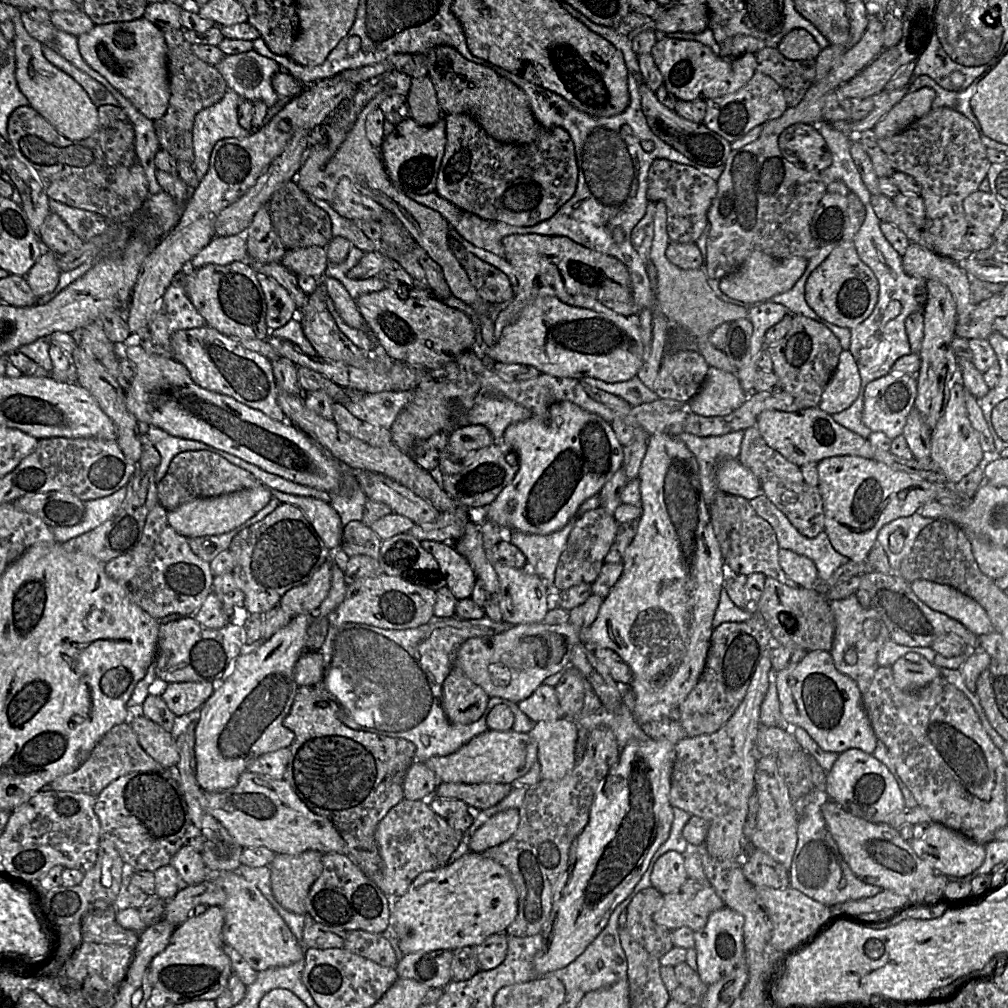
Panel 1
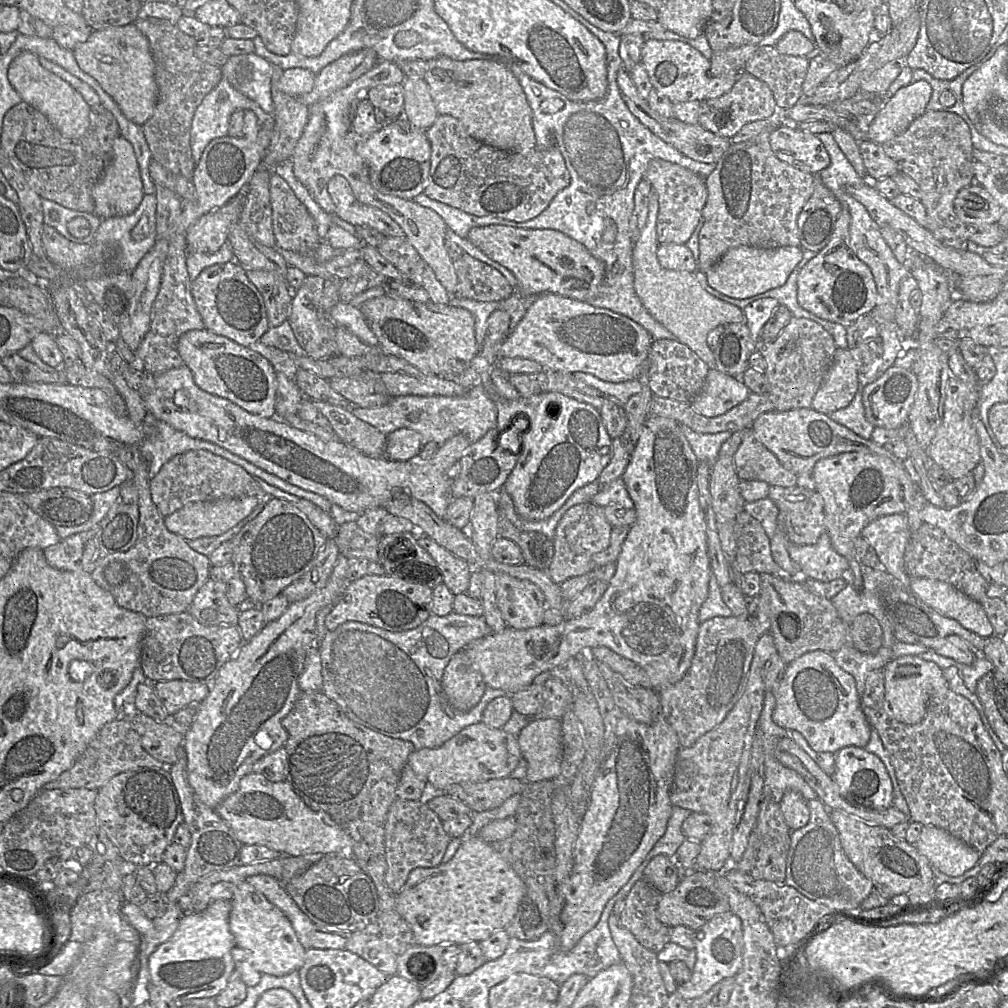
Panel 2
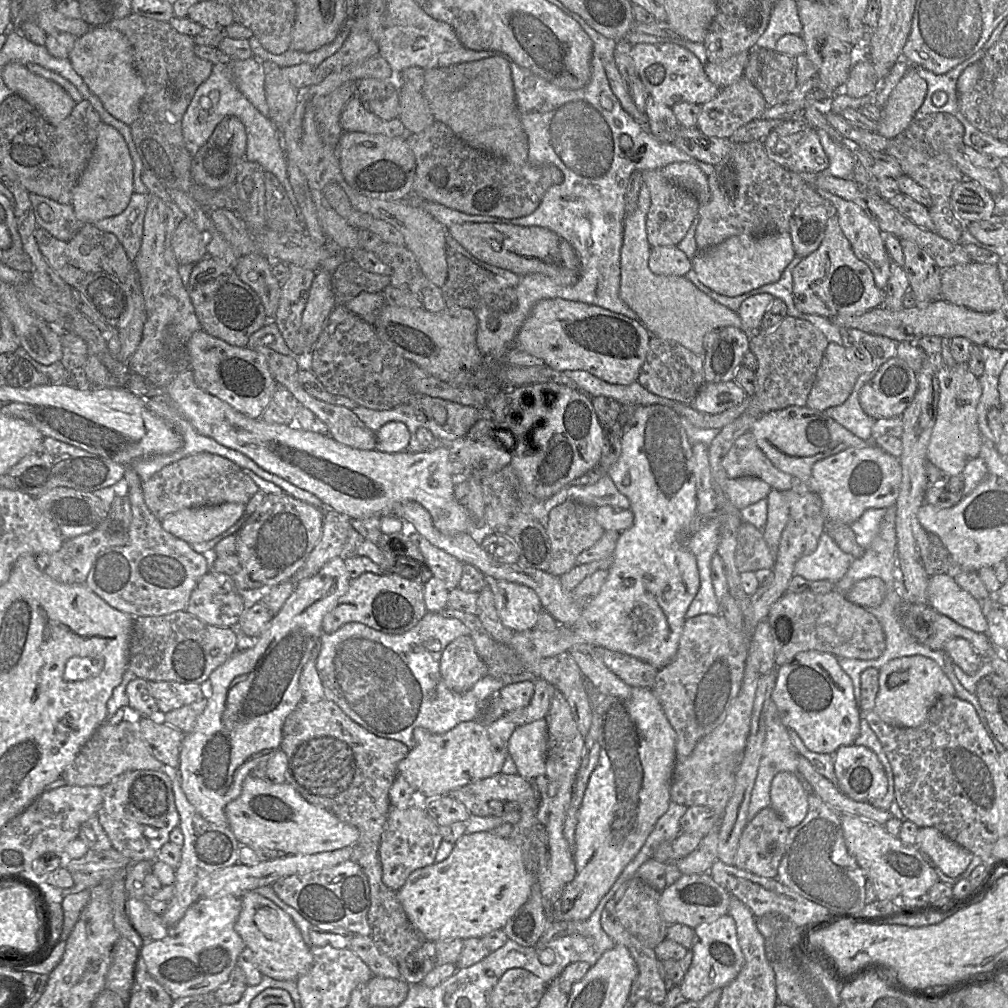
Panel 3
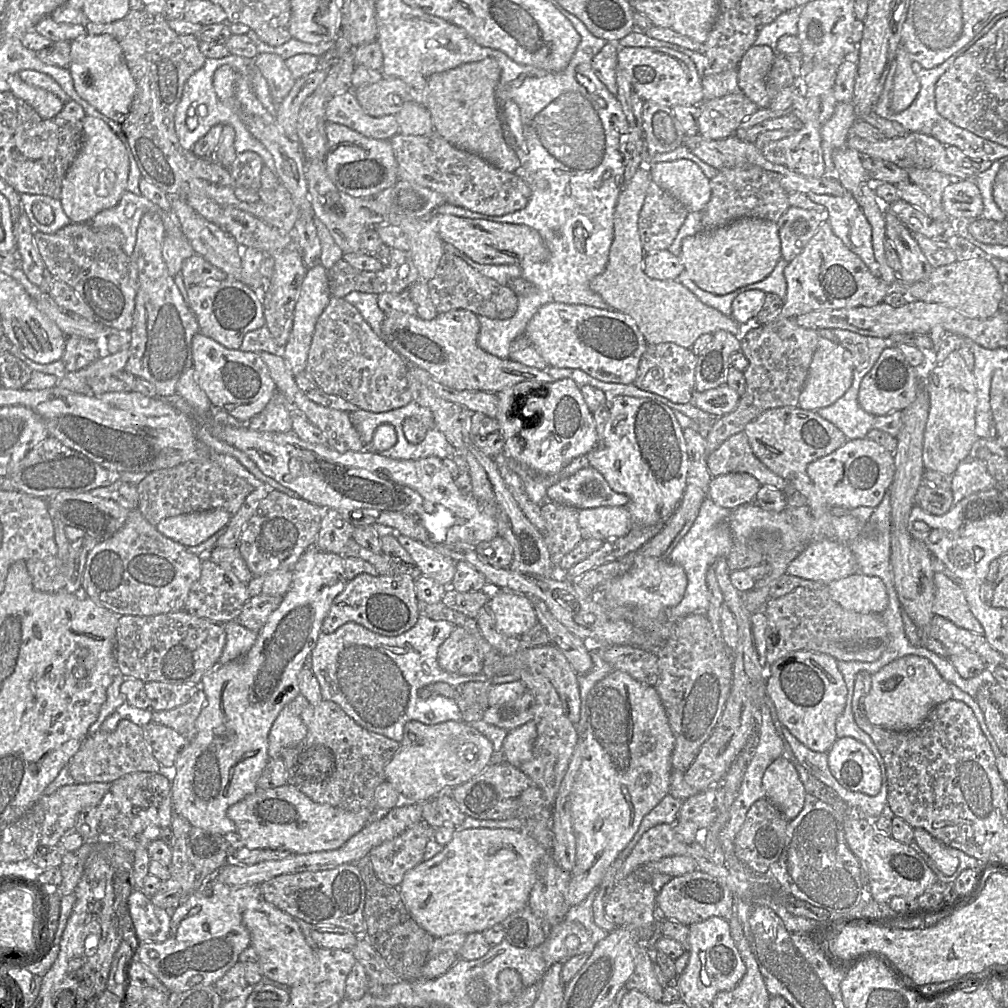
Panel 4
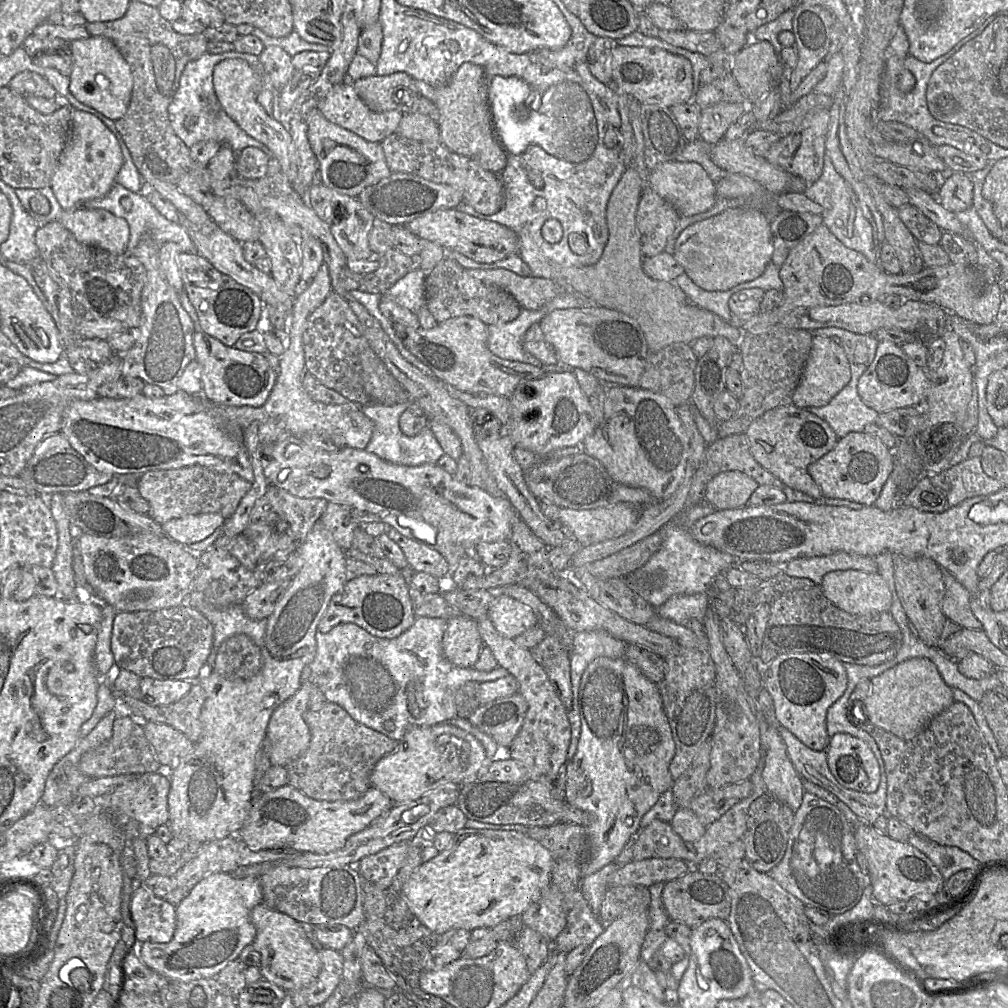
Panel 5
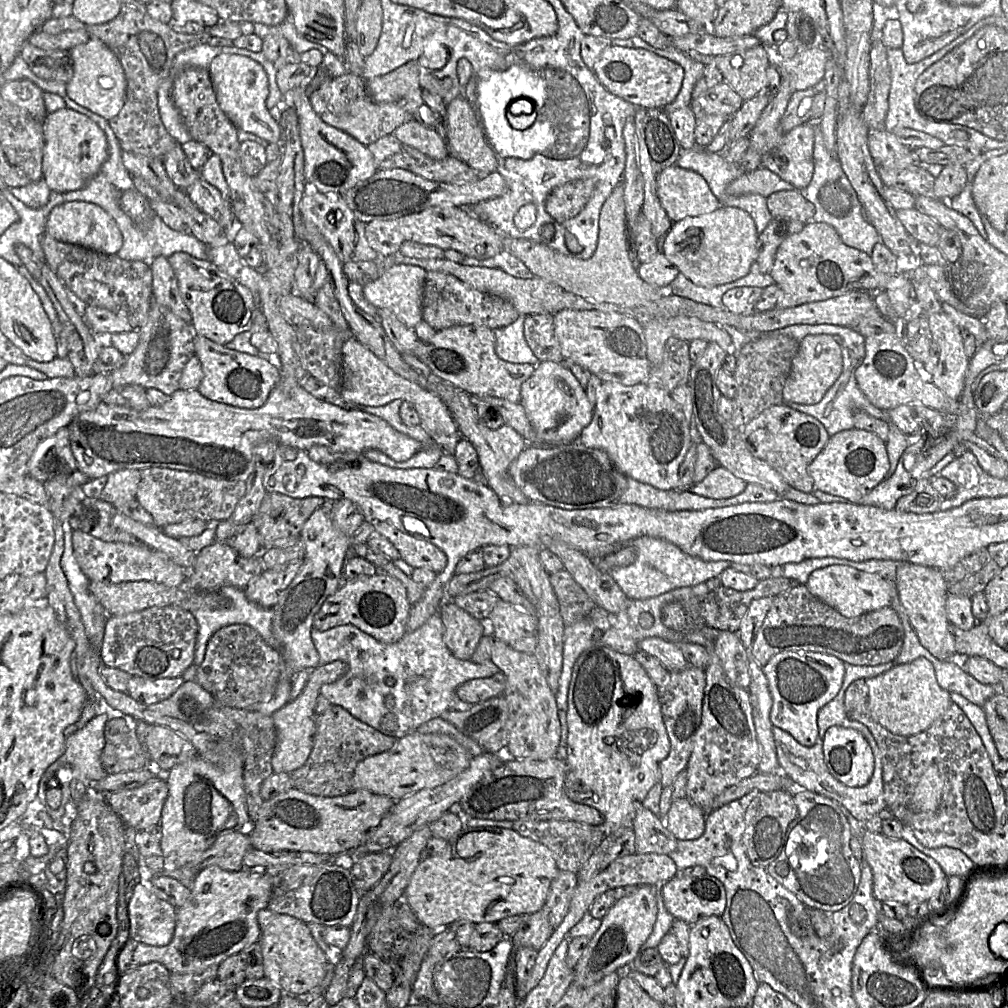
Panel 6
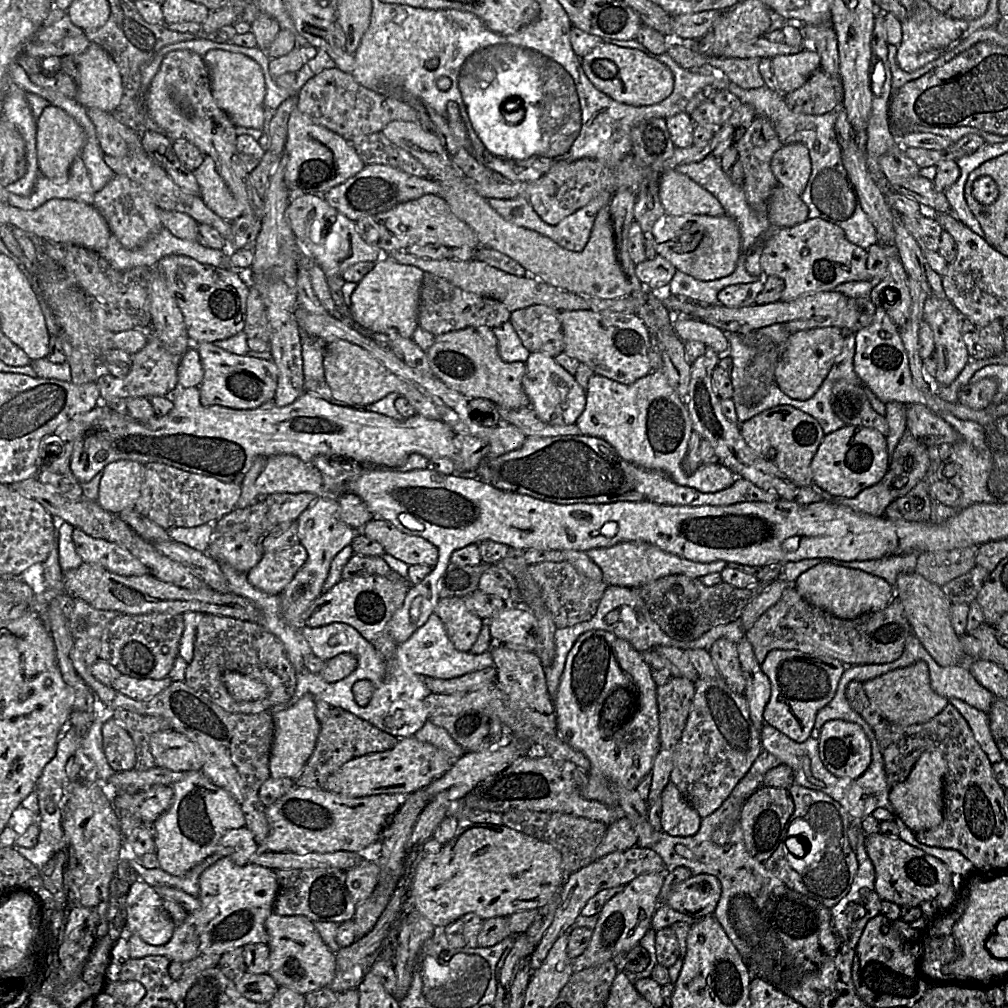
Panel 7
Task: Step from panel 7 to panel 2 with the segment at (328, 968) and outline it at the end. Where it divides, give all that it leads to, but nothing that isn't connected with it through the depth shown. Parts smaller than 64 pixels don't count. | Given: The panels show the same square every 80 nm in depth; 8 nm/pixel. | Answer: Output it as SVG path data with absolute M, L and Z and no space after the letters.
M247 881L241 882L231 900L229 928L235 944L247 952L247 960L261 974L283 976L299 970L305 963L306 949L299 941L290 920Z

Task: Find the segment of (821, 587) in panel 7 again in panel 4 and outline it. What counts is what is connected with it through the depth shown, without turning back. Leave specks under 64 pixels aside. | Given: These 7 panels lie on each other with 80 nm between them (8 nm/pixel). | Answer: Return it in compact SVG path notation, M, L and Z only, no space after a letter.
M854 573L825 586L842 608L861 614L881 614L888 605L883 581L876 576Z

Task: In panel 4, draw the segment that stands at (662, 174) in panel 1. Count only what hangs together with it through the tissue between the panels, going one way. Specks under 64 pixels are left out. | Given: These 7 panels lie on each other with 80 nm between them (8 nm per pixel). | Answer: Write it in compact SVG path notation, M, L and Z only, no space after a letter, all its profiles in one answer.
M651 180L638 220L646 254L668 250L688 214L682 202Z

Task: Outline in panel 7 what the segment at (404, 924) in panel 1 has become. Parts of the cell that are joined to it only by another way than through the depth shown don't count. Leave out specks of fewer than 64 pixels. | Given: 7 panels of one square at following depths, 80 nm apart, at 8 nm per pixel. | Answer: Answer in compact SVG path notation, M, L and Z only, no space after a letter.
M458 820L454 837L443 844L437 855L426 857L416 865L408 904L435 928L444 929L467 913L475 913L486 920L540 909L560 890L565 878L561 868L561 854L552 845L503 825Z

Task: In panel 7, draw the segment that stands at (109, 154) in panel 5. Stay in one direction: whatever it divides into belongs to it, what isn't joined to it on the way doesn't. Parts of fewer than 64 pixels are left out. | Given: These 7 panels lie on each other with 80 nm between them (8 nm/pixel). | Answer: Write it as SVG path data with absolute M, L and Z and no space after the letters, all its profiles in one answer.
M47 106L36 120L36 152L40 172L57 184L63 183L74 160L80 157L85 143L81 126L63 109Z

